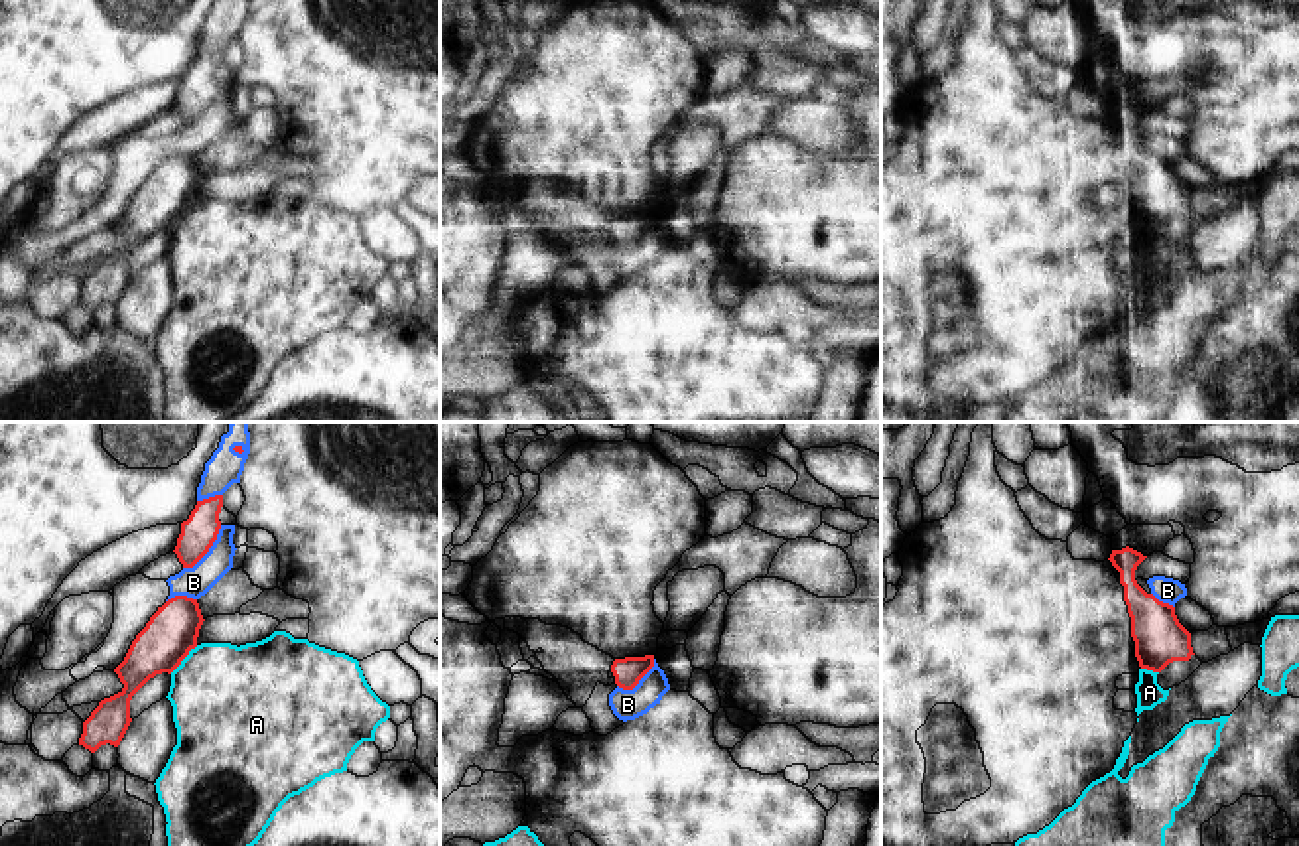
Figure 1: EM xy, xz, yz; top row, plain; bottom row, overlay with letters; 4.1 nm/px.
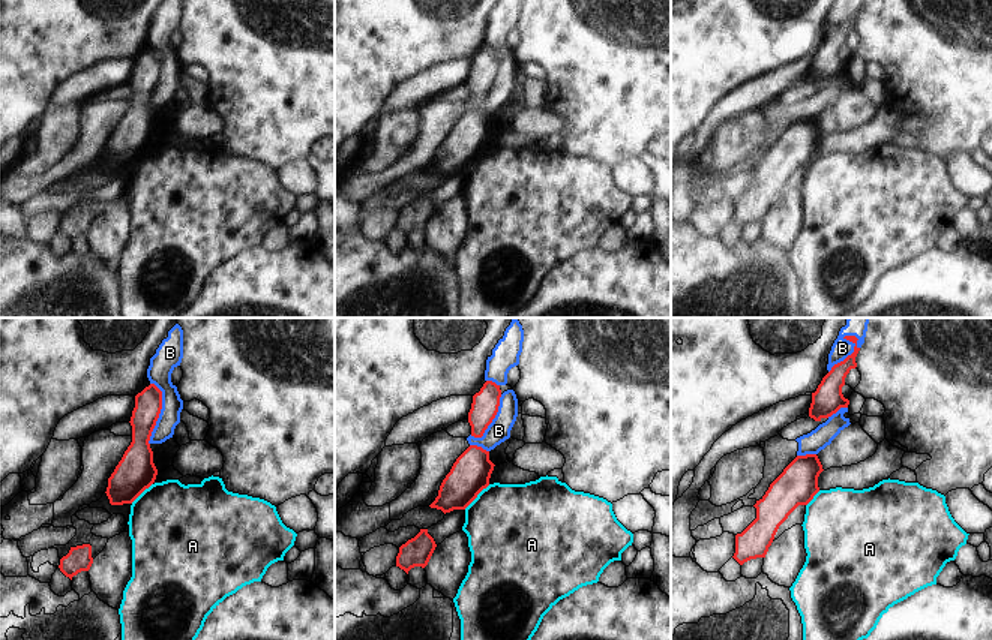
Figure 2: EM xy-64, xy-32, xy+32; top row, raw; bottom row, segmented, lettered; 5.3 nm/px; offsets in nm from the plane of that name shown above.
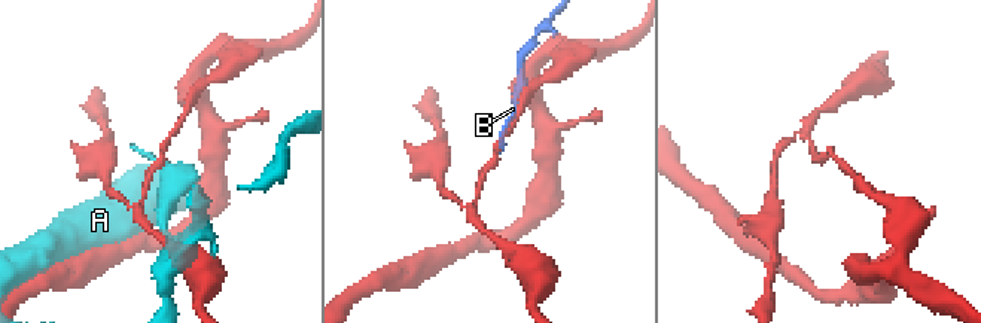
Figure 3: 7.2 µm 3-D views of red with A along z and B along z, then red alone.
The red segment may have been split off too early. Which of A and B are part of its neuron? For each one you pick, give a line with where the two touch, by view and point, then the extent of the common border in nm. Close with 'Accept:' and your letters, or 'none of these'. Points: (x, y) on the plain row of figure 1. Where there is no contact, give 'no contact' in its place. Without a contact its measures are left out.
Accept: none of these

